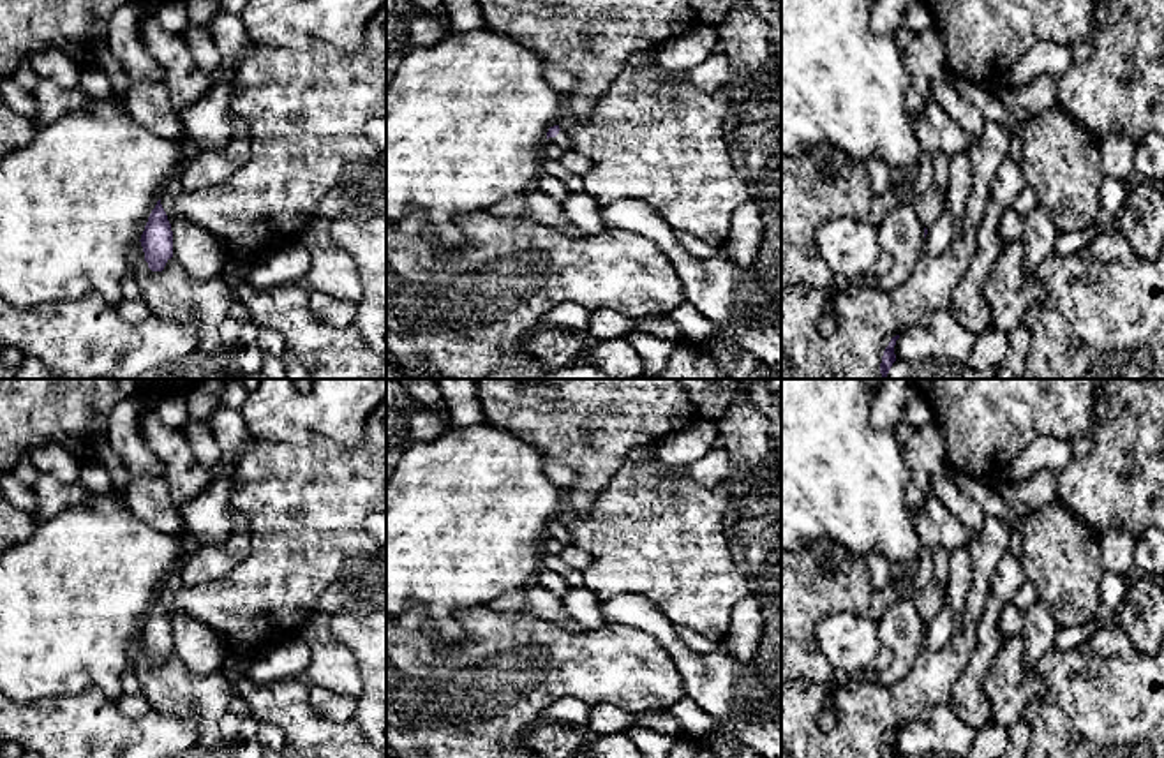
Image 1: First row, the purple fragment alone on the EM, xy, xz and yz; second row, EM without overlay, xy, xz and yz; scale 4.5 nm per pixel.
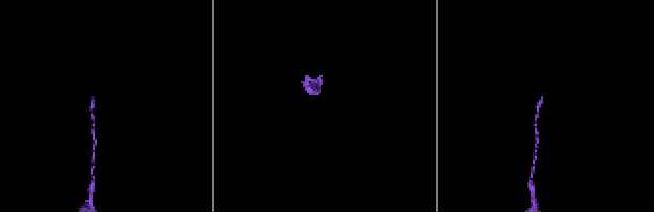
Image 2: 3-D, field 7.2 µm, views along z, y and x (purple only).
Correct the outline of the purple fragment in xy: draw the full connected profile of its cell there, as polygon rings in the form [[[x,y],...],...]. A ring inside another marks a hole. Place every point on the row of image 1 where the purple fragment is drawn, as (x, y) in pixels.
[[[160,199],[150,213],[139,242],[148,268],[152,271],[162,271],[166,263],[173,257],[173,231]]]

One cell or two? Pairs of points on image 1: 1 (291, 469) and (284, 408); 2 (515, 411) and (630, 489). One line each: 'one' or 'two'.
1: two
2: two

